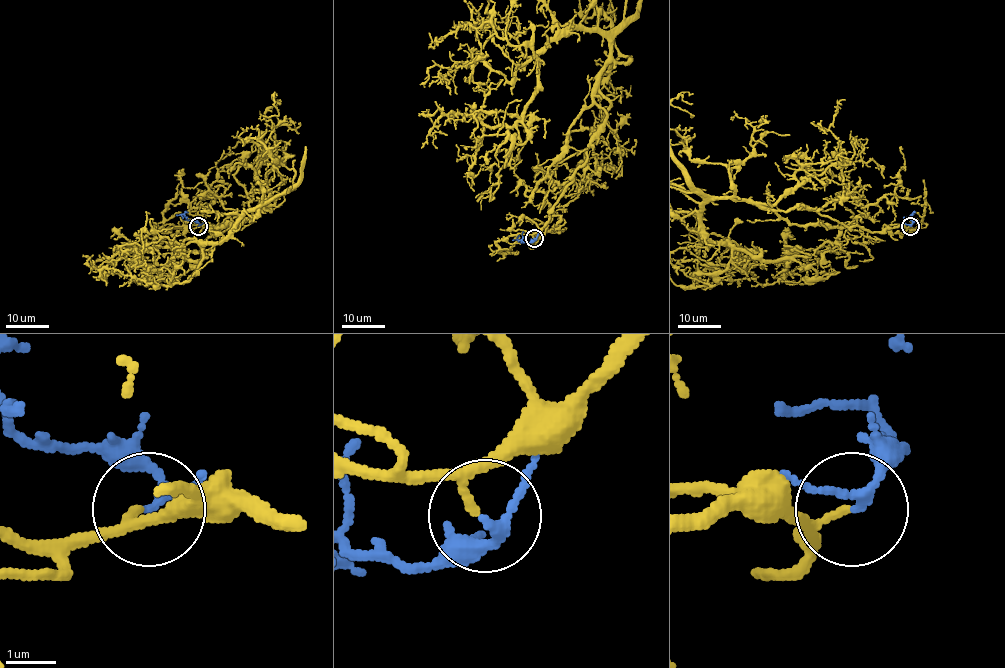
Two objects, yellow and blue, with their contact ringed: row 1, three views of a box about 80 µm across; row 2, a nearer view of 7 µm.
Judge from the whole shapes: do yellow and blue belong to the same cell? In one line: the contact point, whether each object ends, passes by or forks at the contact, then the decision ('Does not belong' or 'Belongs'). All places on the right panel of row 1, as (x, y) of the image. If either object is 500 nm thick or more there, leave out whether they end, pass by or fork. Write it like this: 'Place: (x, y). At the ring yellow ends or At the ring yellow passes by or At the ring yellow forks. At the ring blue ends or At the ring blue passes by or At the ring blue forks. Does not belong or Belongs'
Place: (910, 226). At the ring yellow passes by. At the ring blue passes by. Belongs

